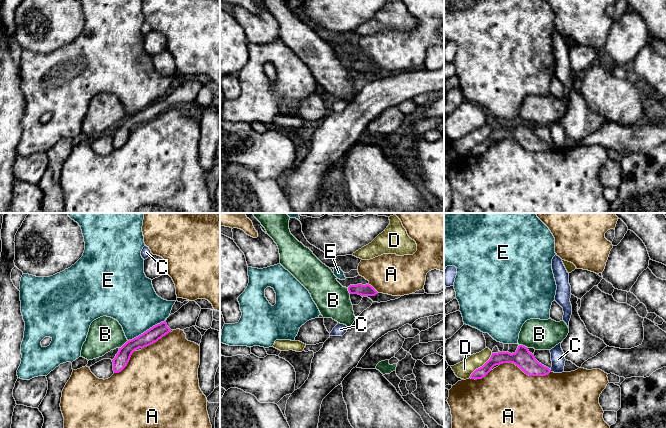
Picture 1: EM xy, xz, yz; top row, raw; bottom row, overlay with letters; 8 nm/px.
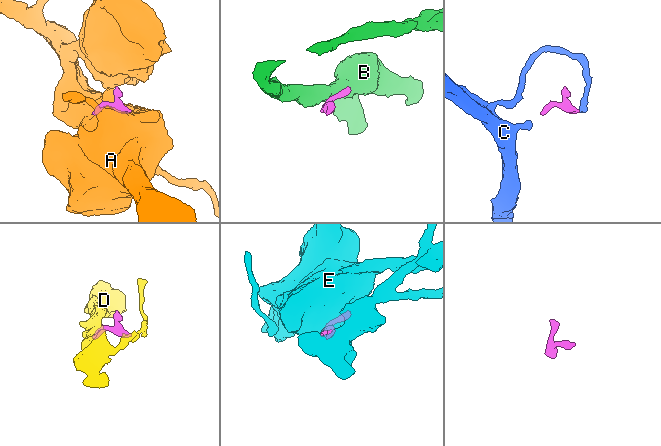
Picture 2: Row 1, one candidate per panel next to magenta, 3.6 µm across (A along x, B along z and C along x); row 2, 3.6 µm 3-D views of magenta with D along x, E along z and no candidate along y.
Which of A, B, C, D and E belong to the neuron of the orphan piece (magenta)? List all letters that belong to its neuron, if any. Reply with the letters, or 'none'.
none

